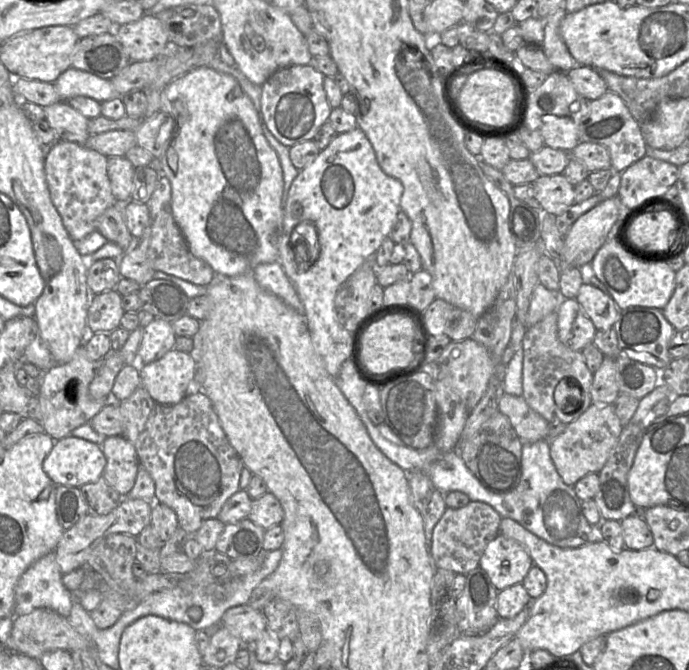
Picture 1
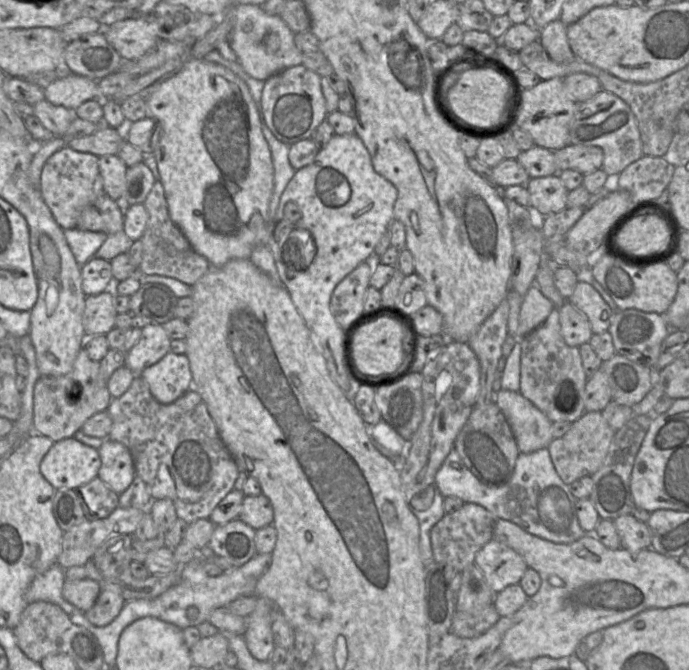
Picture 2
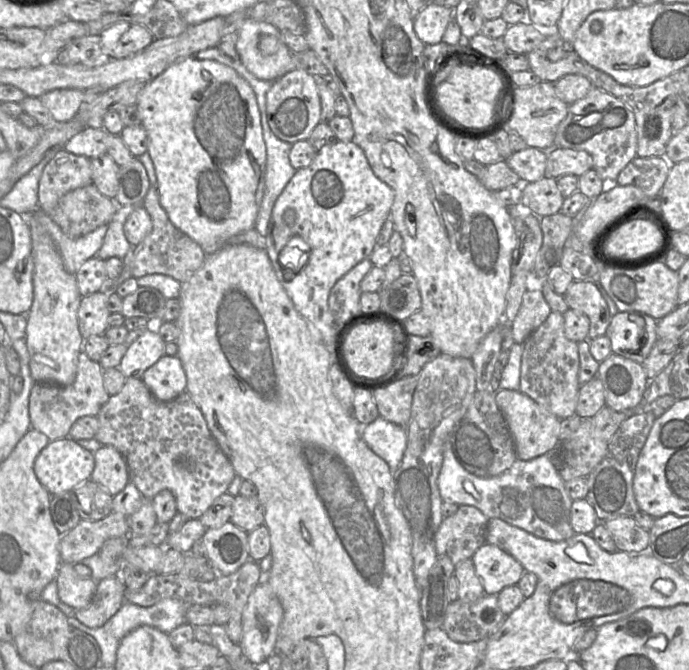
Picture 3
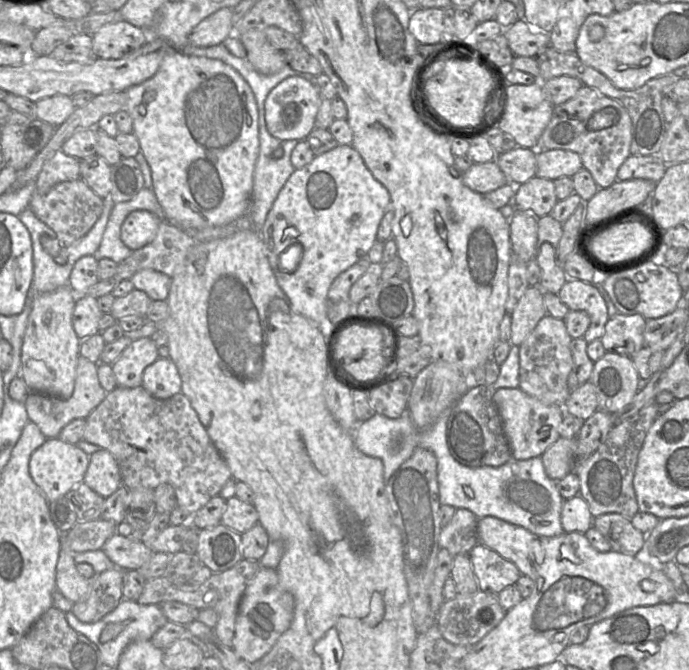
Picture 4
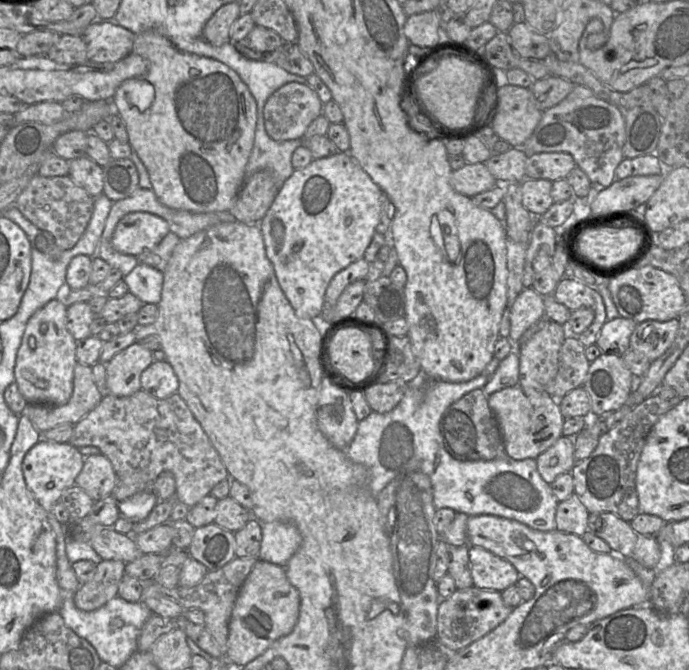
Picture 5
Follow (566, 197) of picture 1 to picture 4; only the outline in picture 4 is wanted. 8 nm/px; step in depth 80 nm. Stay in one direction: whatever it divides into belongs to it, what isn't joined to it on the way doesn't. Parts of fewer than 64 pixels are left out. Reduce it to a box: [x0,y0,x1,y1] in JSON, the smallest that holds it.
[514,176,557,217]

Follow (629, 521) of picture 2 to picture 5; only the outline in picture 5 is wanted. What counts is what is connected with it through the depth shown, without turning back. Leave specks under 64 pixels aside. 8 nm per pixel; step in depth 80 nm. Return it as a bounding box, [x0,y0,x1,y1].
[587,512,638,557]

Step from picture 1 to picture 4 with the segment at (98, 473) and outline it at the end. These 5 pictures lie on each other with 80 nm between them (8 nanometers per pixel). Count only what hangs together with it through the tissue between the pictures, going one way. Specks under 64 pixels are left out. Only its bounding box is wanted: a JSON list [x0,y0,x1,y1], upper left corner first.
[29,437,90,501]

